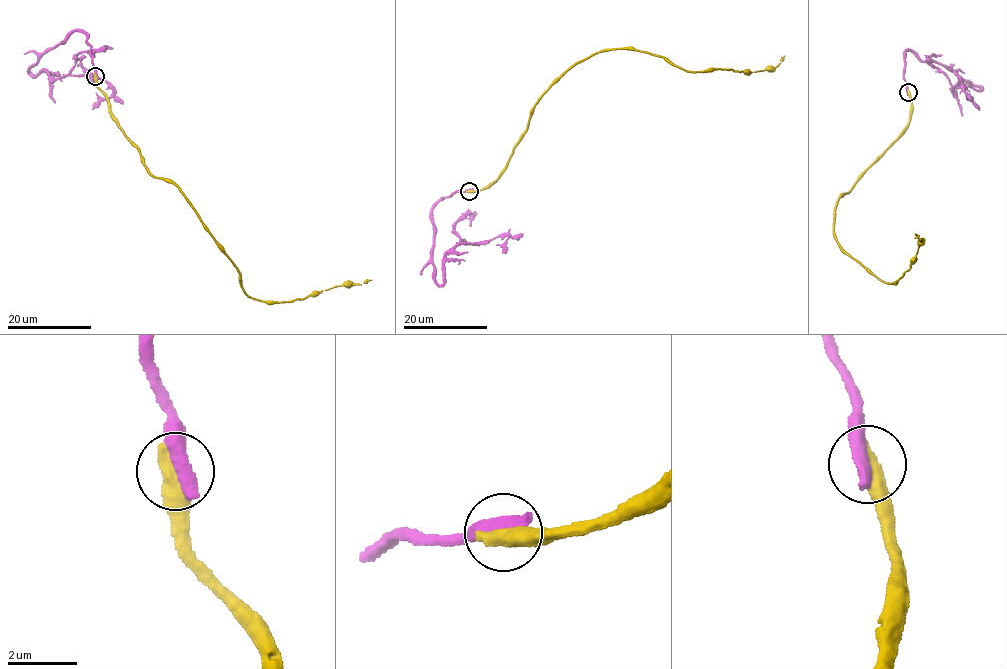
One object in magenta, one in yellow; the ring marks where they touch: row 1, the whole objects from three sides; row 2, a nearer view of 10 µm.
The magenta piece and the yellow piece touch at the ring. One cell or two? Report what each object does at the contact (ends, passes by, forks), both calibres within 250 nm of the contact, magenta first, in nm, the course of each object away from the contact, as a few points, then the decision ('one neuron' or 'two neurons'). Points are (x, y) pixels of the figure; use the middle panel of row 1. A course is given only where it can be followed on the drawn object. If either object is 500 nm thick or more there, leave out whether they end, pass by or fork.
550/600 nm | magenta via (469, 190), (434, 205), (435, 282), (444, 281), (444, 259), (452, 247), (506, 235), (505, 253) | yellow via (469, 191), (498, 179), (539, 97), (590, 55), (631, 48), (683, 70), (750, 73), (773, 71), (784, 56) | two neurons

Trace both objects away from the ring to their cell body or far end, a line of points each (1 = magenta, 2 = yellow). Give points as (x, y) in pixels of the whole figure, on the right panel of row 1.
1: (907, 92), (908, 50), (981, 88), (960, 85), (952, 93), (962, 81), (967, 99), (979, 110)
2: (908, 92), (908, 126), (843, 193), (833, 222), (843, 250), (889, 283), (914, 262), (924, 244), (915, 234)

